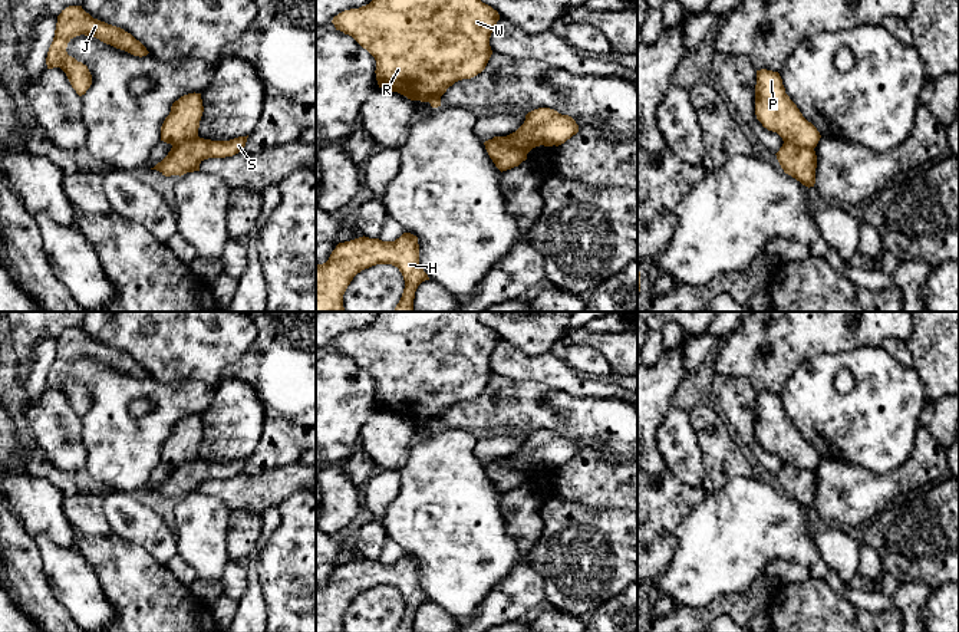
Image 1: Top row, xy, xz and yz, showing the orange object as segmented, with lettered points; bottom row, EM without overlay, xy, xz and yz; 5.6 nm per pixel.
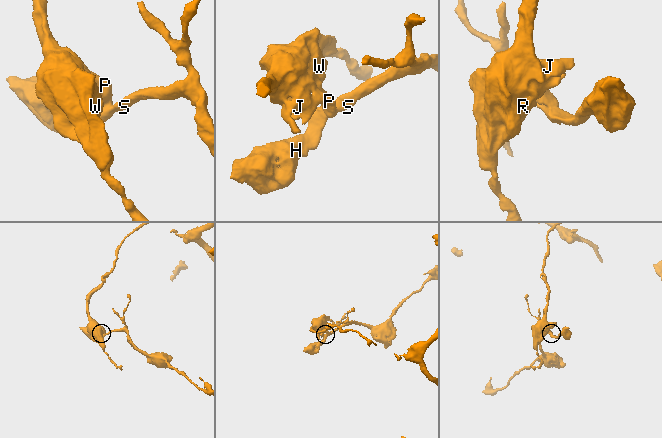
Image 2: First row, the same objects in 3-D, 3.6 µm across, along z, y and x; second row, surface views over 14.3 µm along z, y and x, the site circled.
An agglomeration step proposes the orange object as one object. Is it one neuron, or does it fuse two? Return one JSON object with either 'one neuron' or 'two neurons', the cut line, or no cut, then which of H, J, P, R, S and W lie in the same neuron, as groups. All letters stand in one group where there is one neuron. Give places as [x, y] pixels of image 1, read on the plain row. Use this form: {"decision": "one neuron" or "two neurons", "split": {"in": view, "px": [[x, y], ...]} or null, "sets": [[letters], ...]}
{"decision": "two neurons", "split": {"in": "yz", "px": [[784, 463], [813, 471]]}, "sets": [["H", "S"], ["J", "P", "R", "W"]]}

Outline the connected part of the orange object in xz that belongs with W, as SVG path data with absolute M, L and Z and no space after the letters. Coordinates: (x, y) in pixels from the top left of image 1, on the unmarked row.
M378 312L369 326L342 333L332 345L375 379L379 409L438 429L449 408L485 391L492 376L490 359L498 342L498 333L481 323L478 312Z

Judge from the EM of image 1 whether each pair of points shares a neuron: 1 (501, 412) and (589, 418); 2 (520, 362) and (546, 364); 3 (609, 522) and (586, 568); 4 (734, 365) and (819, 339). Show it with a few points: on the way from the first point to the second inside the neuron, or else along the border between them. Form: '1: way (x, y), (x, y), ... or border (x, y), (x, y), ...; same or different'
1: way (523, 412), (547, 412), (551, 417), (567, 418); same
2: way (526, 364), (540, 364); same
3: way (609, 533), (590, 556); same
4: way (755, 345), (767, 339), (797, 339); same

